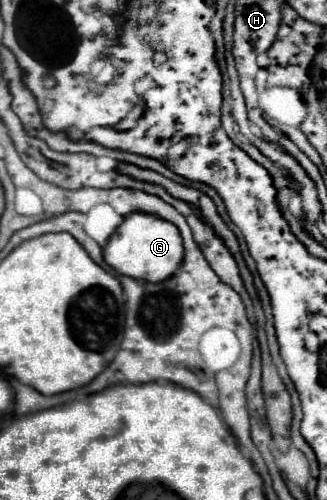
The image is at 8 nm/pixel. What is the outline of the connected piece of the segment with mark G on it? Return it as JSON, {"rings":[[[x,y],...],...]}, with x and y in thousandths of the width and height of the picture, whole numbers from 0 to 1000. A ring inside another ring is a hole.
{"rings":[[[410,424],[379,436],[379,444],[355,456],[355,464],[336,472],[330,488],[312,500],[318,520],[330,532],[343,532],[361,548],[440,560],[440,564],[495,564],[532,548],[532,540],[550,532],[563,496],[557,476],[544,468],[544,456],[495,436],[477,436],[465,428]]]}

